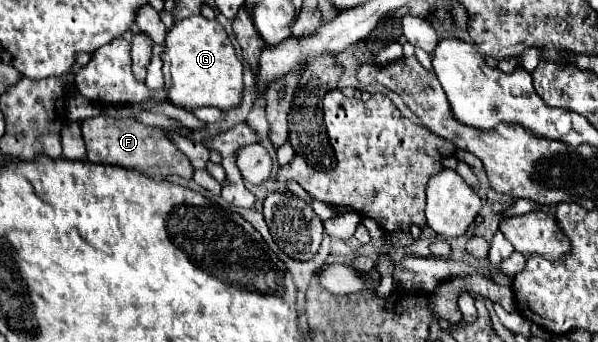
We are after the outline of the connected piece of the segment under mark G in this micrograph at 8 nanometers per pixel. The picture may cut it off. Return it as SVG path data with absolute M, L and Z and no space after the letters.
M204 16L184 18L166 32L164 44L164 90L172 104L186 110L202 106L230 110L238 106L242 98L242 62L238 60L226 30L216 20L206 20Z

